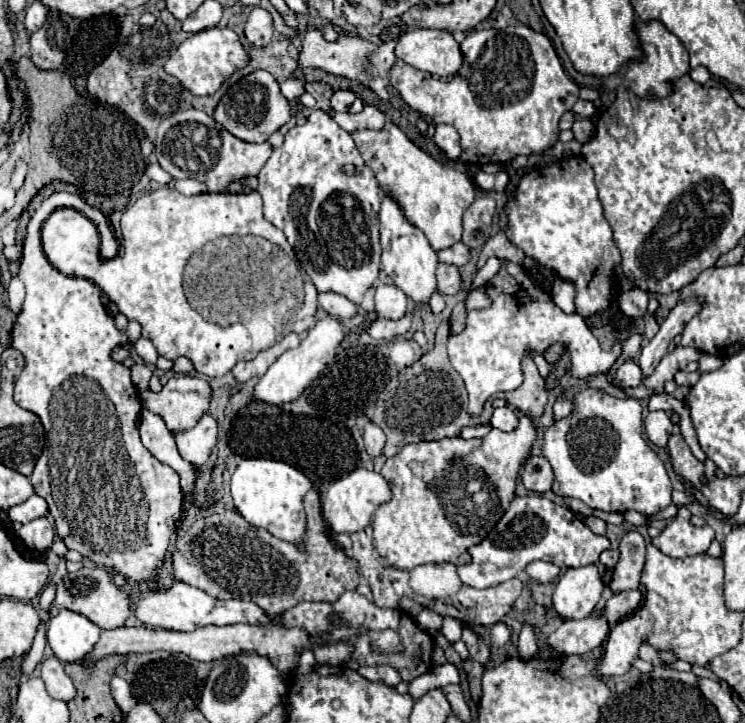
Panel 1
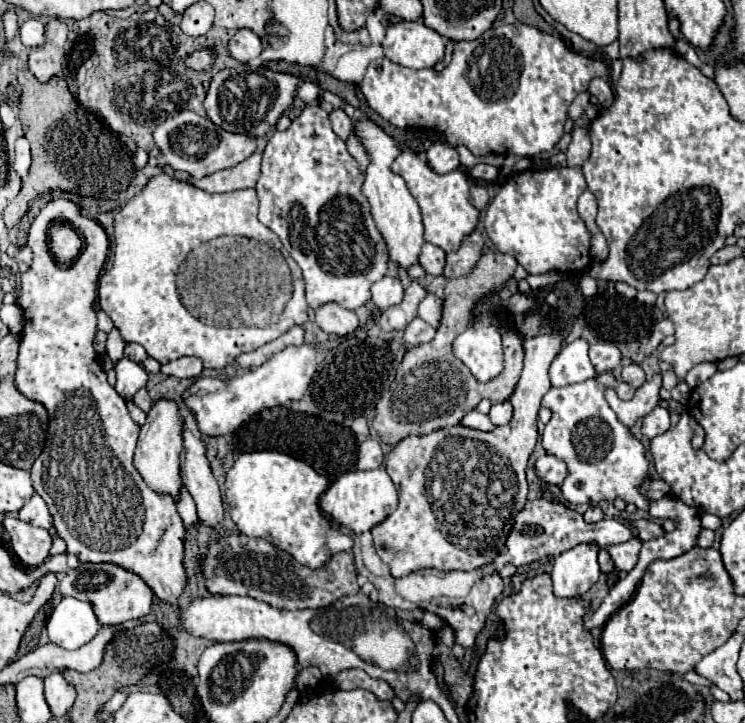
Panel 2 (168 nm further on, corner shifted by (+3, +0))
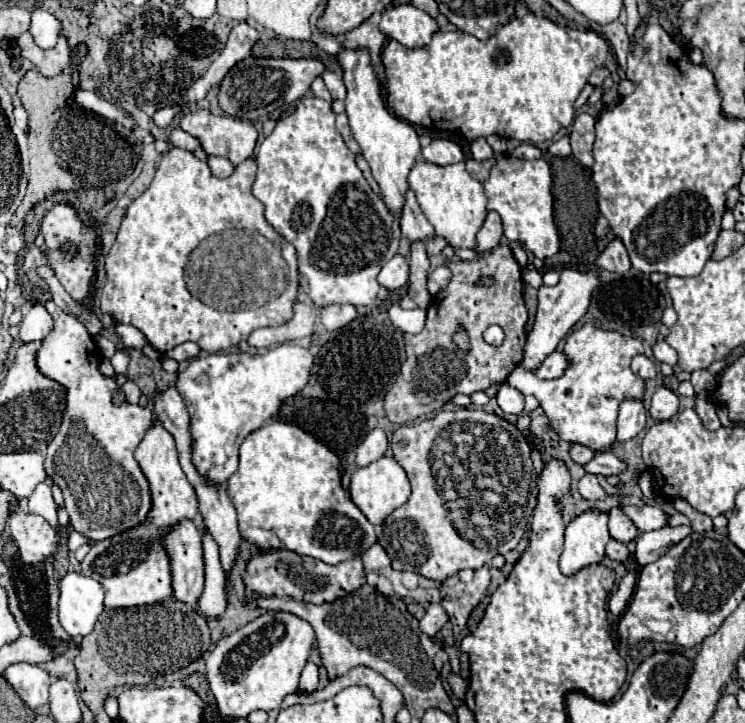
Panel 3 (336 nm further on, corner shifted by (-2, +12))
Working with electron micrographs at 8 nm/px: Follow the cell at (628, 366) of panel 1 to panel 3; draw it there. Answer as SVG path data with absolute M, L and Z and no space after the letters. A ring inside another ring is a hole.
M639 354L639 356L633 358L633 362L631 362L631 370L633 370L637 376L641 376L643 380L647 380L647 378L655 378L655 374L657 374L657 366L655 366L655 362L649 360L645 354Z

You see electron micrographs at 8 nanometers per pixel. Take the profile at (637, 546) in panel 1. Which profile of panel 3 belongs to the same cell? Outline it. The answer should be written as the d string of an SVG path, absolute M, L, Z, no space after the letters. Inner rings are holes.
M613 508L609 514L609 534L619 542L629 544L631 540L637 540L639 530L635 524L631 524L631 520L627 520L627 516L619 512L619 508Z

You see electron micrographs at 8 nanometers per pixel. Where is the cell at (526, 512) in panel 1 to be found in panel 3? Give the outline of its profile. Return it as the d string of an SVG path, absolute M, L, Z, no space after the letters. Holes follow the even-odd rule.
M619 506L623 514L633 520L639 532L651 532L667 526L667 514L661 512L657 506Z

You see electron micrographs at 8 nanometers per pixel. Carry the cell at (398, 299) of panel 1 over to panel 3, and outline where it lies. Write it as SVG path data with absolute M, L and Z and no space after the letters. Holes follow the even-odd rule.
M401 254L393 256L381 268L377 280L387 290L399 290L399 288L403 288L407 284L407 280L409 280L409 264L407 264L407 260Z

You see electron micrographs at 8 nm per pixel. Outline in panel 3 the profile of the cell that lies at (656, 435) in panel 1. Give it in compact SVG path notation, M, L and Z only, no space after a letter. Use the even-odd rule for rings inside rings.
M661 386L653 394L653 400L651 400L651 408L649 408L651 418L655 418L655 420L669 420L669 418L673 418L677 414L677 410L679 410L677 394L671 392L669 388Z

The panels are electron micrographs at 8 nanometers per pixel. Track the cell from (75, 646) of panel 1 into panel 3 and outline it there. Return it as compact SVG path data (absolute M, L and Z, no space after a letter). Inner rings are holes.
M69 572L61 580L59 624L71 638L83 638L93 632L103 612L103 586L97 580Z

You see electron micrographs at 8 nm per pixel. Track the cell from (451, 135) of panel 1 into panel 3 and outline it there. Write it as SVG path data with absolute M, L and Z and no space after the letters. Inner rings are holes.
M435 138L429 146L423 148L423 158L431 164L447 166L463 160L463 150L457 142L451 142L447 138Z

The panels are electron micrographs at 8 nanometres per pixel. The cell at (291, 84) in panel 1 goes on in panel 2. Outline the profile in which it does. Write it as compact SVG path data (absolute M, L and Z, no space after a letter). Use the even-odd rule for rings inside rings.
M302 82L298 88L298 98L304 100L306 104L314 102L318 98L318 94L320 94L320 88L314 82Z

